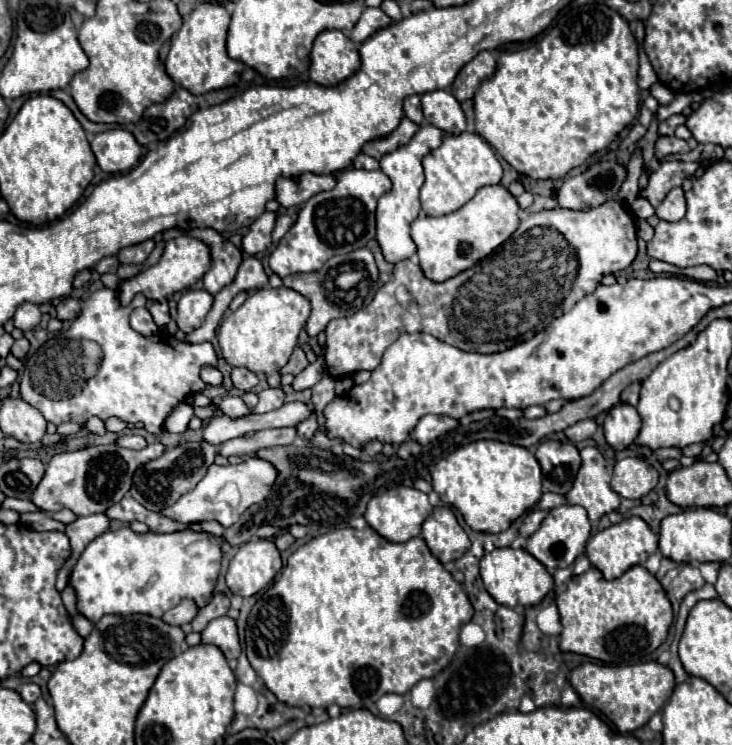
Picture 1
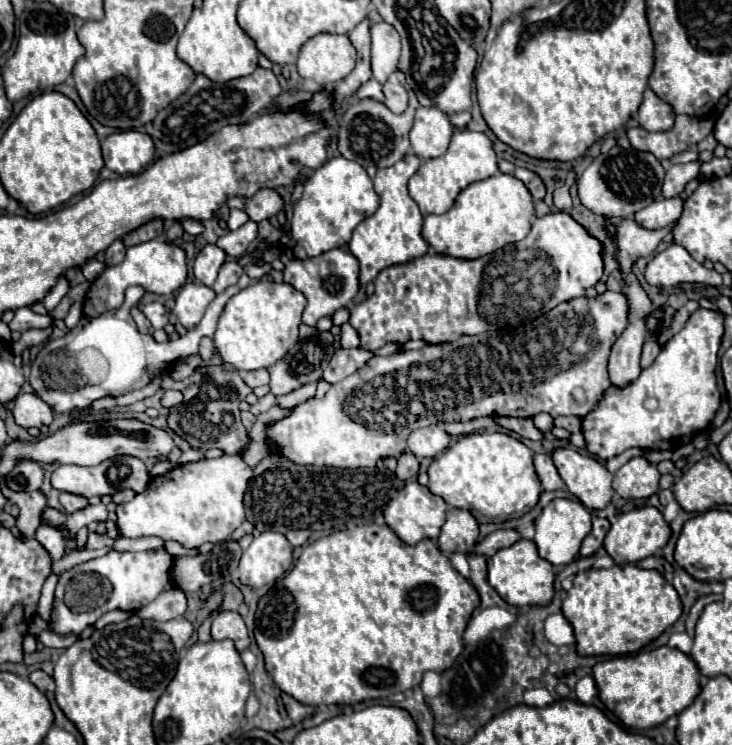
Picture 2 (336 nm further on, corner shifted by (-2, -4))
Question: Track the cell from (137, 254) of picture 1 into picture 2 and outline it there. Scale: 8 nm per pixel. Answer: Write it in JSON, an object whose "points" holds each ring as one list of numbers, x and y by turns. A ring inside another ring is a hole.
{"points":[[154,219,138,229,134,229,132,233,128,233,124,237,124,247,132,247,132,245,140,245,146,241,152,241,156,237,160,237,164,233,164,221,162,219]]}

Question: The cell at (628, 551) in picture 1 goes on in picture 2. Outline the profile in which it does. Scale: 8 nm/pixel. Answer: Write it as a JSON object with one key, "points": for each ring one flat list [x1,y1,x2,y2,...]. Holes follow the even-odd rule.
{"points":[[642,507,622,513,610,527,610,531,604,537,604,549,614,559,614,563,638,563,650,555,656,555,670,539,670,527,662,519,662,513,656,507]]}

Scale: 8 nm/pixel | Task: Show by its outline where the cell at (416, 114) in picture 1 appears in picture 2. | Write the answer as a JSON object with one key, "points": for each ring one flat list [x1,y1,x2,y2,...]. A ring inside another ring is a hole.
{"points":[[388,79,384,83,384,95,386,95,384,105,392,113,404,113,408,109,408,93,406,93,406,89,398,81,390,81]]}

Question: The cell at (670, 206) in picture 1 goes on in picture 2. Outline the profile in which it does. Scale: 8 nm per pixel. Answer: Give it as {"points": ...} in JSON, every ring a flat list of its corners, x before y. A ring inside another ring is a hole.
{"points":[[682,197,654,201,646,209,636,213,636,221,644,229,664,229,670,223,680,219,682,209,684,209,684,199]]}

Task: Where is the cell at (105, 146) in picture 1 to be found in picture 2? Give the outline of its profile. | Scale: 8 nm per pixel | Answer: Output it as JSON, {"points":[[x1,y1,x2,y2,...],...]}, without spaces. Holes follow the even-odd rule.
{"points":[[138,131,112,133,102,143,104,163,118,175,136,175,154,159,152,139]]}

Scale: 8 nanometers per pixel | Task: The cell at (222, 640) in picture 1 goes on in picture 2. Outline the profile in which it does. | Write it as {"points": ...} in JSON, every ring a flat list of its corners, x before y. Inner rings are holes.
{"points":[[224,611,224,613,218,613,214,617,214,621,212,621,212,639,214,641,232,639,238,651,244,651,250,643,244,619,234,611]]}

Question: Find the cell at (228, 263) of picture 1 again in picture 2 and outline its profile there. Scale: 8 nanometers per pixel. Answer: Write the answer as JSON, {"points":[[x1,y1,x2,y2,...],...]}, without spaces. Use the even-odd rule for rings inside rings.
{"points":[[206,245,198,253,198,257,194,261,194,275,196,275,196,279,200,283,204,283,206,287,212,287,214,281,216,281,218,271,220,271,220,267,224,265,224,261,226,261,226,253,220,247]]}

